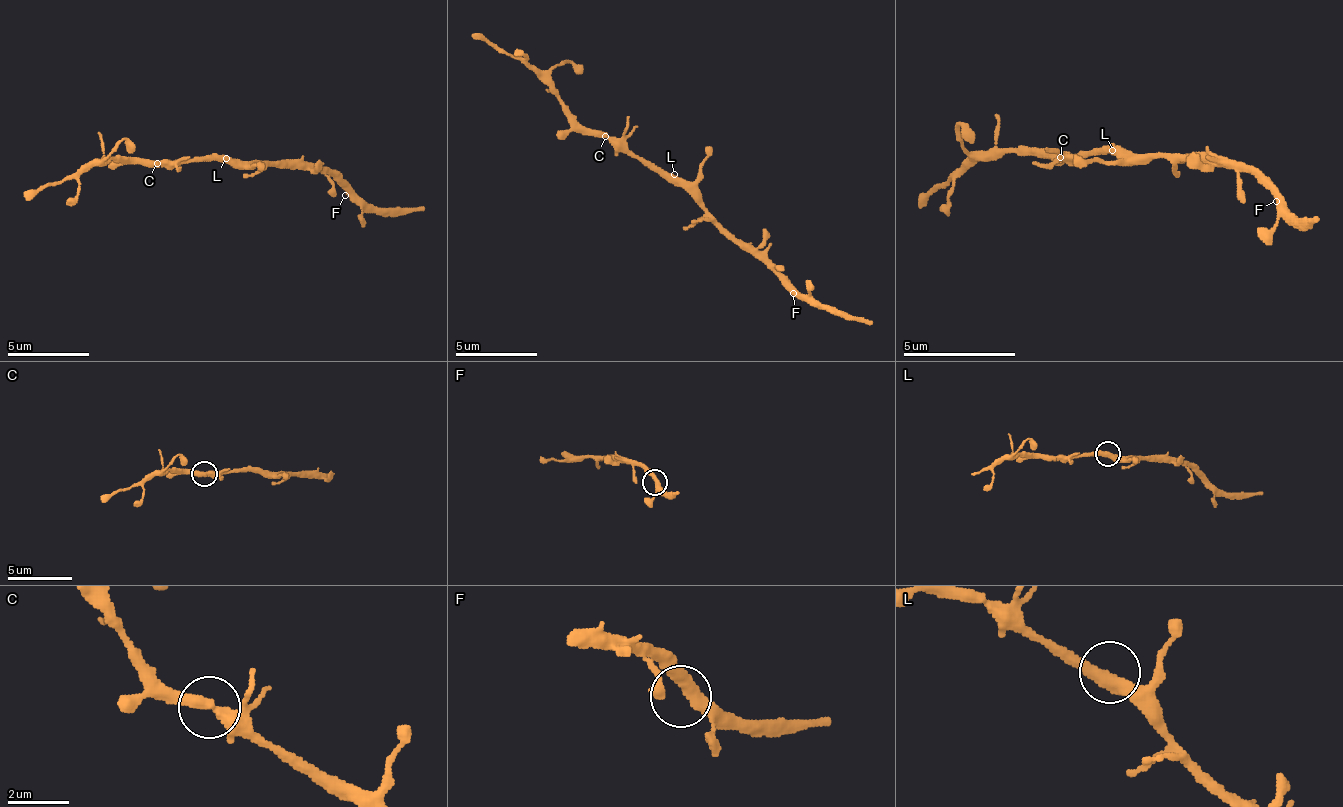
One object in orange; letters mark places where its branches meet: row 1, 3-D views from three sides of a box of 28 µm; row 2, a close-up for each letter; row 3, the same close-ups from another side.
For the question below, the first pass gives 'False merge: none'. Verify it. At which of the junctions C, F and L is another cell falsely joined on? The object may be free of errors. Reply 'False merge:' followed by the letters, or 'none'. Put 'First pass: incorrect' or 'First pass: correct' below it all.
False merge: none
First pass: correct

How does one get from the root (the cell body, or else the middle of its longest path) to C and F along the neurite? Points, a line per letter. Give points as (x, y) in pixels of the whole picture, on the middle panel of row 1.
C: (669, 183), (637, 158), (616, 150), (604, 137)
F: (669, 183), (678, 183), (793, 293)

